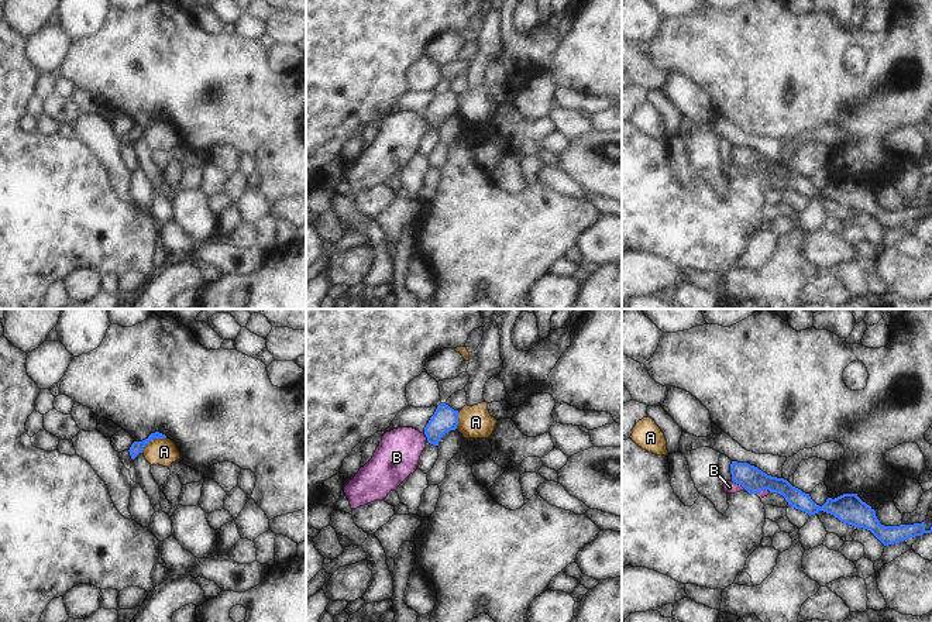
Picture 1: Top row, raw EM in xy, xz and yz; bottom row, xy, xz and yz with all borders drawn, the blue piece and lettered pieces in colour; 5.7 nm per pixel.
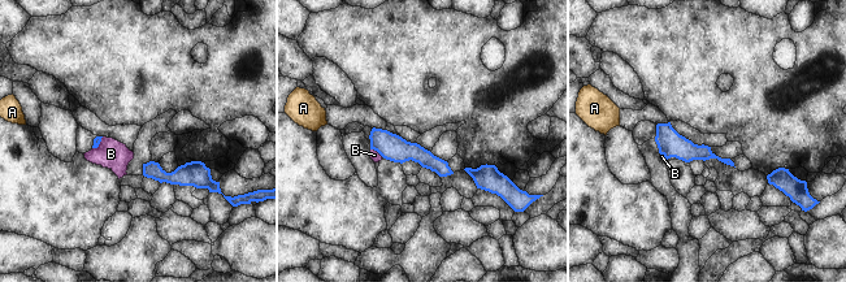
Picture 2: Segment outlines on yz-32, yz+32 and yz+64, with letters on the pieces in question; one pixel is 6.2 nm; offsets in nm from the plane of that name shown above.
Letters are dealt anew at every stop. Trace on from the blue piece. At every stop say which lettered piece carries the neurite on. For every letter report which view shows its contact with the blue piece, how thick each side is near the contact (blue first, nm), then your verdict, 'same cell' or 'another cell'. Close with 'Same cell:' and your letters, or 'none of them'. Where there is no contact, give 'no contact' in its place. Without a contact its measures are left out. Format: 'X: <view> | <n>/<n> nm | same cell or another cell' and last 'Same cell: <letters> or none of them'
A: xy | 70/160 nm | another cell
B: yz | 140/70 nm | another cell
Same cell: none of them

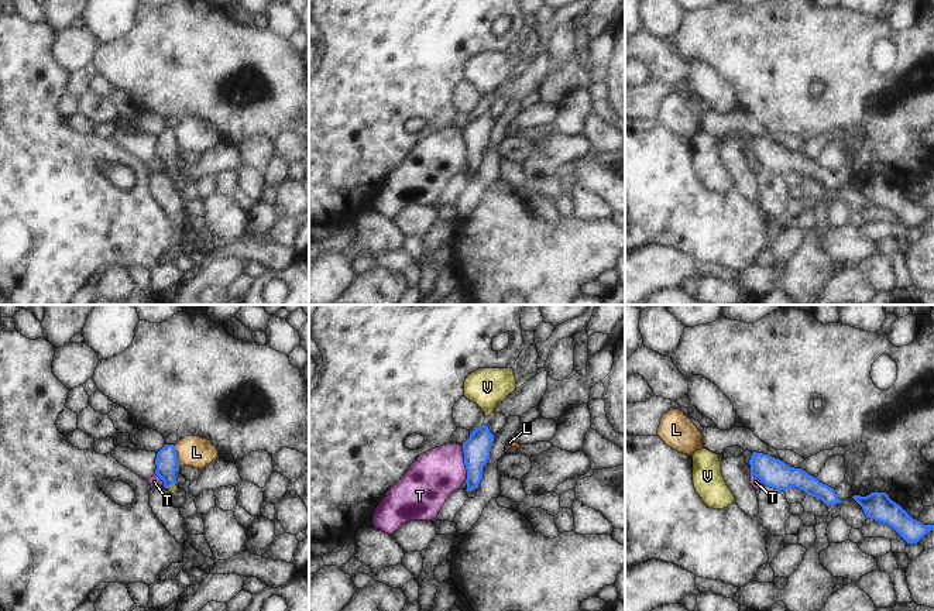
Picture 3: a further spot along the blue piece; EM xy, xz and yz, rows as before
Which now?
L: xy | 130/180 nm | another cell
T: xz | 150/280 nm | another cell
V: xy | 130/50 nm | same cell
Same cell: V

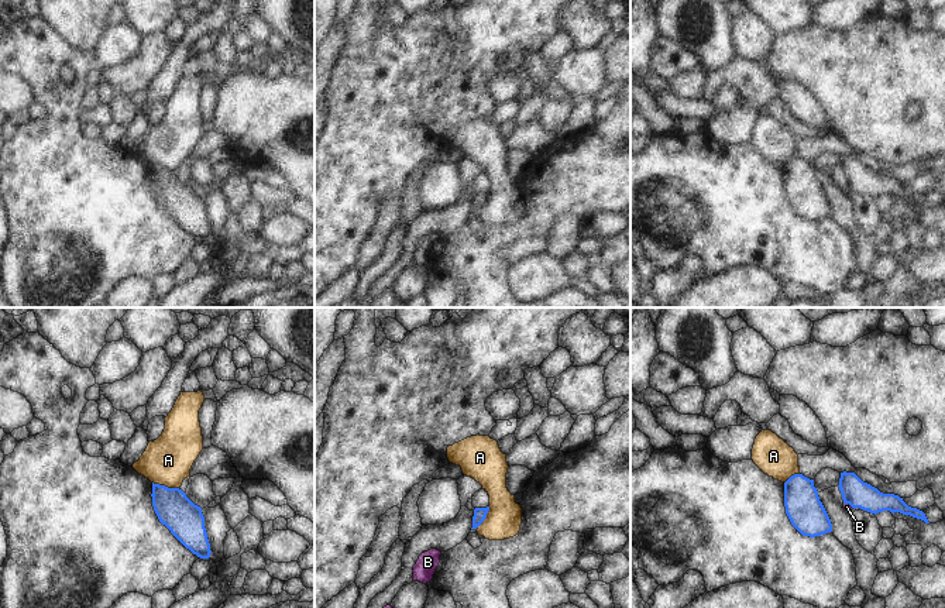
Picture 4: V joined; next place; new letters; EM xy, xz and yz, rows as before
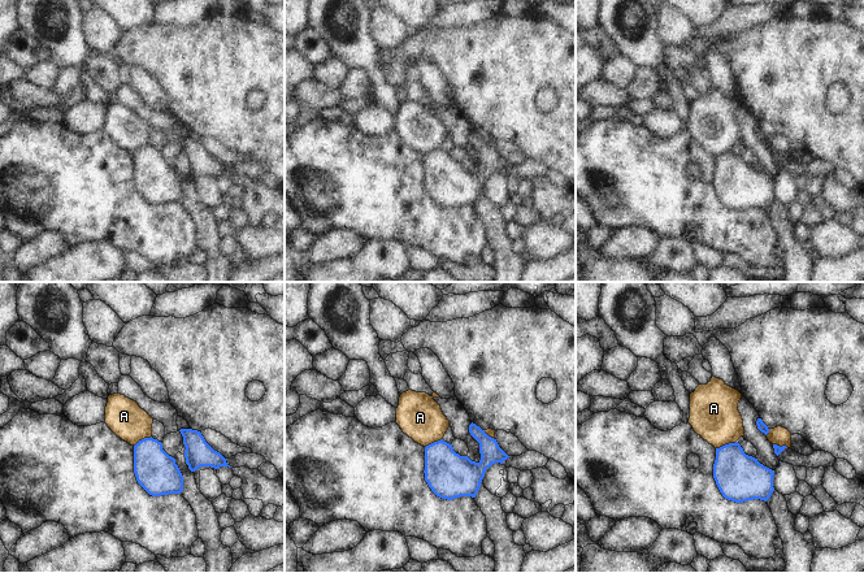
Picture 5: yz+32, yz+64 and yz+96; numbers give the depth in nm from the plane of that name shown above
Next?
A: xy | 200/280 nm | another cell
B: yz | 160/40 nm | another cell
Same cell: none of them

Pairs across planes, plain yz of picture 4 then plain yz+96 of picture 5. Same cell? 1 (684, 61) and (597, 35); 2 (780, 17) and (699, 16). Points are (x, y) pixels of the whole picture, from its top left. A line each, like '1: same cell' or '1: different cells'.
1: same cell
2: same cell

